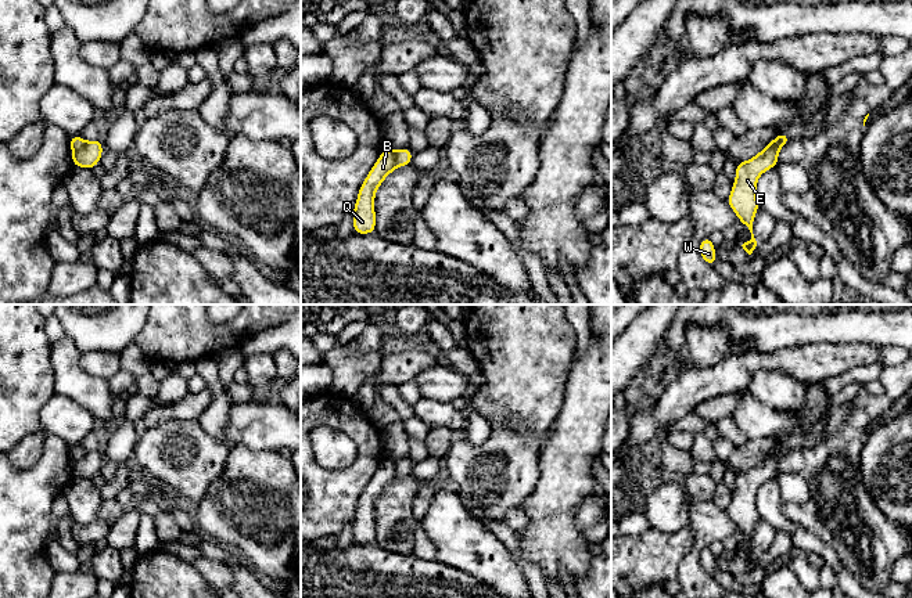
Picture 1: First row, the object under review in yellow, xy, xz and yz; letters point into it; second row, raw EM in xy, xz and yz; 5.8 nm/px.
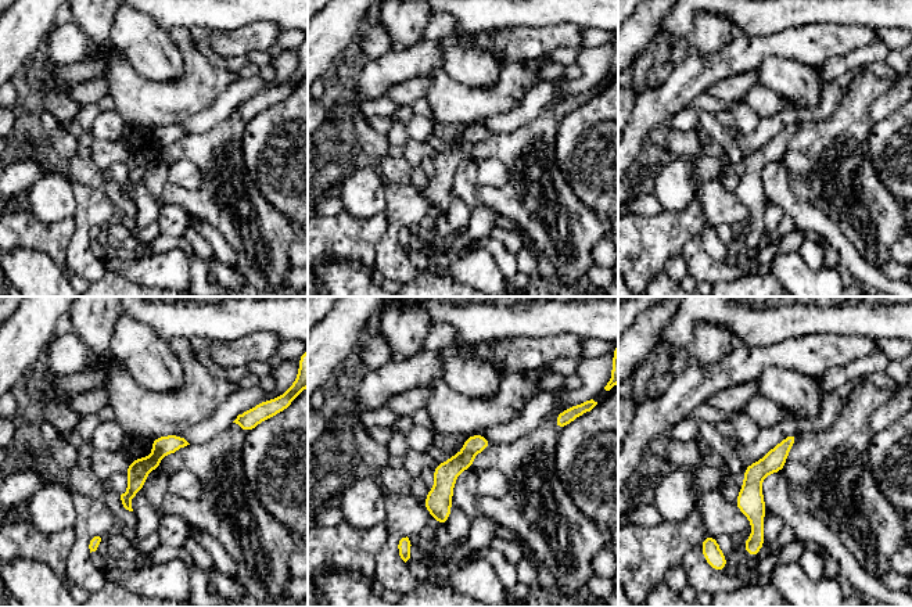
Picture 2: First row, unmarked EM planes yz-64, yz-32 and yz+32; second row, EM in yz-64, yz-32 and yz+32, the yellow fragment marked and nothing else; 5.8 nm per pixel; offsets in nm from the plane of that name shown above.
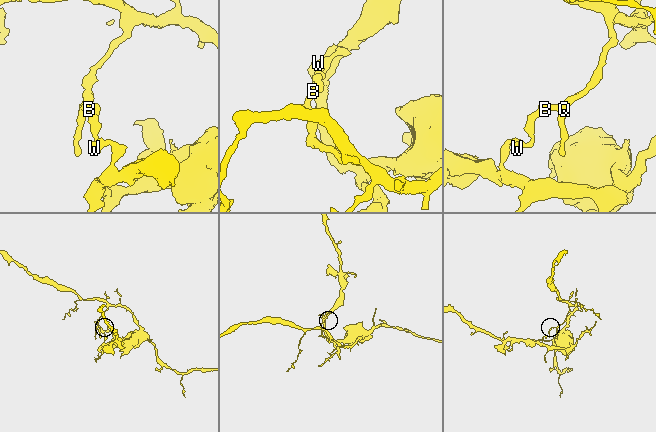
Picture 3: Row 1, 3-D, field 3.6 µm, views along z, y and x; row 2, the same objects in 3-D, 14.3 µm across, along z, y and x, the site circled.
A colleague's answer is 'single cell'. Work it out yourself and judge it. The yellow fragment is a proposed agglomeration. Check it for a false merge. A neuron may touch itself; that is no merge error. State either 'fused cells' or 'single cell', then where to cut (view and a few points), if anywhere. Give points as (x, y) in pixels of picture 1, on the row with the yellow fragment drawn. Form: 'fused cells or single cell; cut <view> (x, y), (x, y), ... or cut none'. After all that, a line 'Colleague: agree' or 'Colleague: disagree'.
fused cells; cut xy (86, 143), (72, 152)
Colleague: disagree

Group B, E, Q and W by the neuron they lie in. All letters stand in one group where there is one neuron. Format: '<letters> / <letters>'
B Q / E W

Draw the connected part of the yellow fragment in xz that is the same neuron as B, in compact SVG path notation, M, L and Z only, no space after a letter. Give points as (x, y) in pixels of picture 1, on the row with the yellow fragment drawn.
M384 148L359 188L355 209L352 212L355 234L365 235L374 233L377 224L374 210L376 191L384 179L395 170L395 167L396 162L394 151Z

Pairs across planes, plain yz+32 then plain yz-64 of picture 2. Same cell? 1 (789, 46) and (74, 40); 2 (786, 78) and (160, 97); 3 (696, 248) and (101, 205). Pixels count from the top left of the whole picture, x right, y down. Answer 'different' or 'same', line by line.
1: different
2: different
3: same

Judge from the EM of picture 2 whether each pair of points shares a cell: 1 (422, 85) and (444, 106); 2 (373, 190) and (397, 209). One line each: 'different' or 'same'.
1: different
2: different

